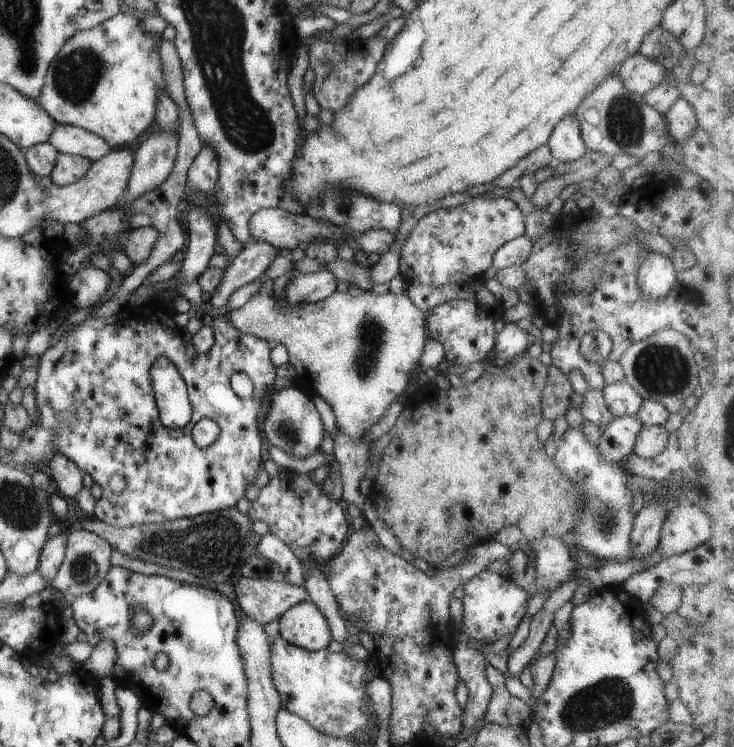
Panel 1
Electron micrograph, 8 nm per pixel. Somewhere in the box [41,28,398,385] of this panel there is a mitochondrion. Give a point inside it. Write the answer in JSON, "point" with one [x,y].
{"point":[76,76]}

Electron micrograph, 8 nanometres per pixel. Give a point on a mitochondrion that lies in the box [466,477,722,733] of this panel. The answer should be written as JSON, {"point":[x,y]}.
{"point":[606,519]}

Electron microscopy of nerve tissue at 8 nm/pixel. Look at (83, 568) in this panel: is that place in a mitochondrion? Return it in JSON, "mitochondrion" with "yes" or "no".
{"mitochondrion":"yes"}

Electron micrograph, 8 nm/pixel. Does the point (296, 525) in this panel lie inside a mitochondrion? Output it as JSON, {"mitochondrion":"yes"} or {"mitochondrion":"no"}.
{"mitochondrion":"no"}

